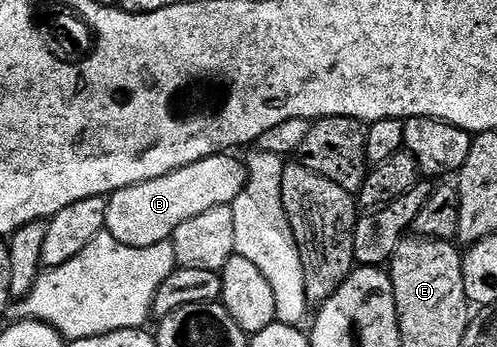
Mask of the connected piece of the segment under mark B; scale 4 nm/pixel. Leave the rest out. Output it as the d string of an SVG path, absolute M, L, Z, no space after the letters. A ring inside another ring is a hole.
M238 155L210 156L161 178L111 193L107 201L105 231L113 234L117 242L134 248L148 248L170 240L181 222L189 222L189 218L197 218L197 214L205 214L205 210L213 210L213 206L230 205L237 194L245 190L249 179L247 166L235 156Z

